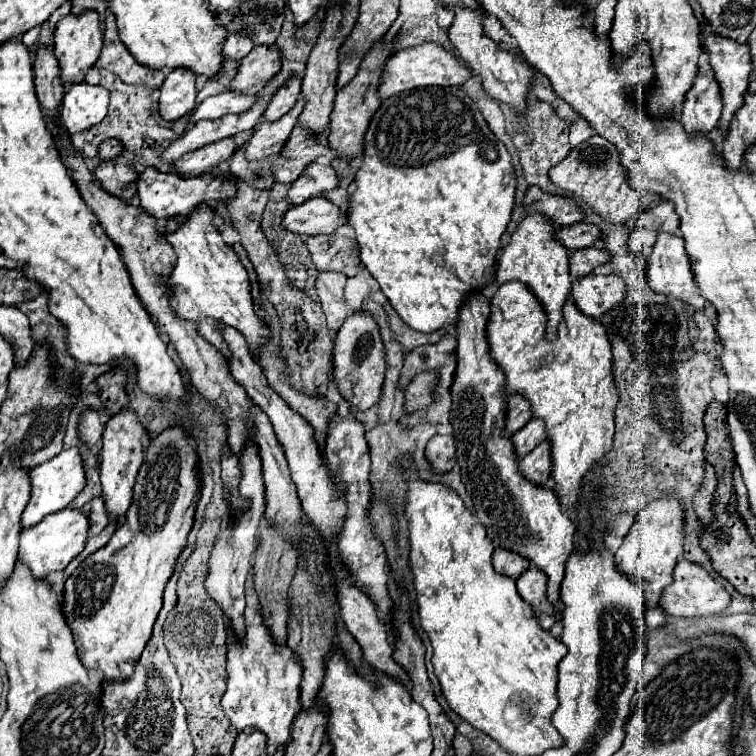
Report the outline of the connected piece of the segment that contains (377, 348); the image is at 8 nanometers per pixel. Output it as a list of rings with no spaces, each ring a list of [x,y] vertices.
[[[360,311],[344,321],[334,341],[332,369],[334,369],[334,383],[338,387],[338,393],[348,405],[352,405],[354,413],[368,411],[378,403],[382,393],[386,363],[384,363],[384,347],[378,333],[378,325],[370,315]]]

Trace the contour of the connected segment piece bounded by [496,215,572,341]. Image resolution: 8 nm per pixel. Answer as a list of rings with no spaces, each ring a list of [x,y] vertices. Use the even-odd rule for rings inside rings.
[[[528,215],[512,233],[510,241],[502,249],[498,259],[498,283],[520,281],[524,283],[534,297],[540,301],[548,321],[546,321],[546,337],[554,341],[558,335],[558,325],[562,319],[562,309],[570,297],[570,273],[568,273],[568,249],[552,239],[554,227],[542,215]]]

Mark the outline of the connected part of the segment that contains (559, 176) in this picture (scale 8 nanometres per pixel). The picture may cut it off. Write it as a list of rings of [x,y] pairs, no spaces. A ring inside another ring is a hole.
[[[594,135],[588,141],[576,145],[566,159],[550,169],[550,181],[576,197],[582,197],[596,215],[614,225],[626,225],[628,219],[640,211],[640,193],[626,185],[626,175],[622,177],[622,165],[618,165],[618,149],[604,137]]]

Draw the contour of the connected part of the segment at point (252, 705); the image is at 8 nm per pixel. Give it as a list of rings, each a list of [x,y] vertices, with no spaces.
[[[252,573],[246,585],[248,605],[246,605],[246,639],[240,643],[234,635],[228,635],[228,681],[226,693],[222,695],[222,709],[230,721],[230,725],[242,733],[246,727],[254,727],[262,731],[268,739],[268,755],[274,755],[280,747],[290,741],[290,731],[296,721],[296,713],[300,711],[300,665],[296,665],[296,657],[288,653],[288,647],[278,649],[266,631],[260,609],[258,597],[252,585]]]

